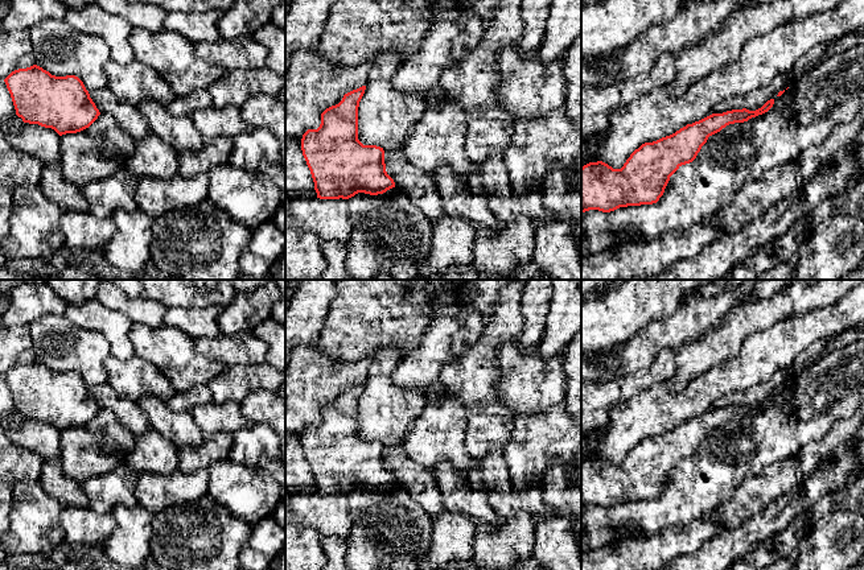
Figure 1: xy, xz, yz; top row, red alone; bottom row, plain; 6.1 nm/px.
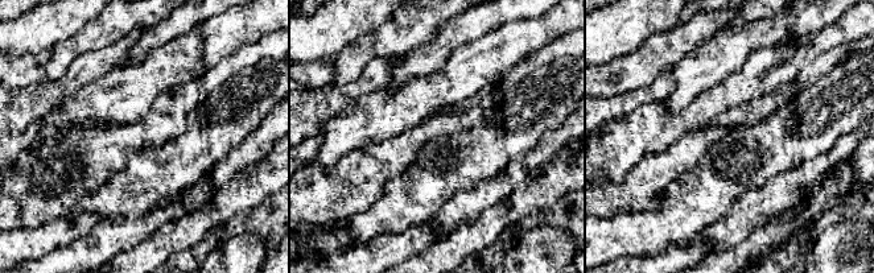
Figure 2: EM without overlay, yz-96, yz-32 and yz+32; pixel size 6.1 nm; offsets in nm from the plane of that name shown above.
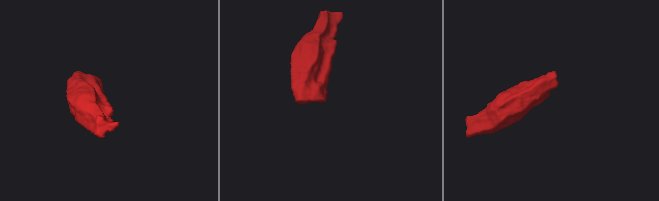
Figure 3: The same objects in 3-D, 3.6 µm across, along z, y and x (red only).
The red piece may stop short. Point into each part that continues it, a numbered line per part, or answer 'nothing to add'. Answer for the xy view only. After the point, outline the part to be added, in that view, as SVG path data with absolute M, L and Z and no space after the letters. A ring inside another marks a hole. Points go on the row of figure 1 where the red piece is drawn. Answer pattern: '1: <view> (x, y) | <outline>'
nothing to add

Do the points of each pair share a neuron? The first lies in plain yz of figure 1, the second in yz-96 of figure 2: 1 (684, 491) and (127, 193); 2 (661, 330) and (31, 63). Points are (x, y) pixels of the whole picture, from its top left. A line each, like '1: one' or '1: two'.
1: one
2: two

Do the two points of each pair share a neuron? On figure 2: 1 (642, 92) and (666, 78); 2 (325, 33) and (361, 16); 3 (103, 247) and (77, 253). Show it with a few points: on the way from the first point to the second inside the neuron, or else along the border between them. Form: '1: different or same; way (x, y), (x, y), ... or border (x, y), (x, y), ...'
1: same; way (647, 92), (651, 92), (660, 83)
2: same; way (334, 24), (345, 16), (351, 16)
3: same; way (97, 249), (83, 253)

